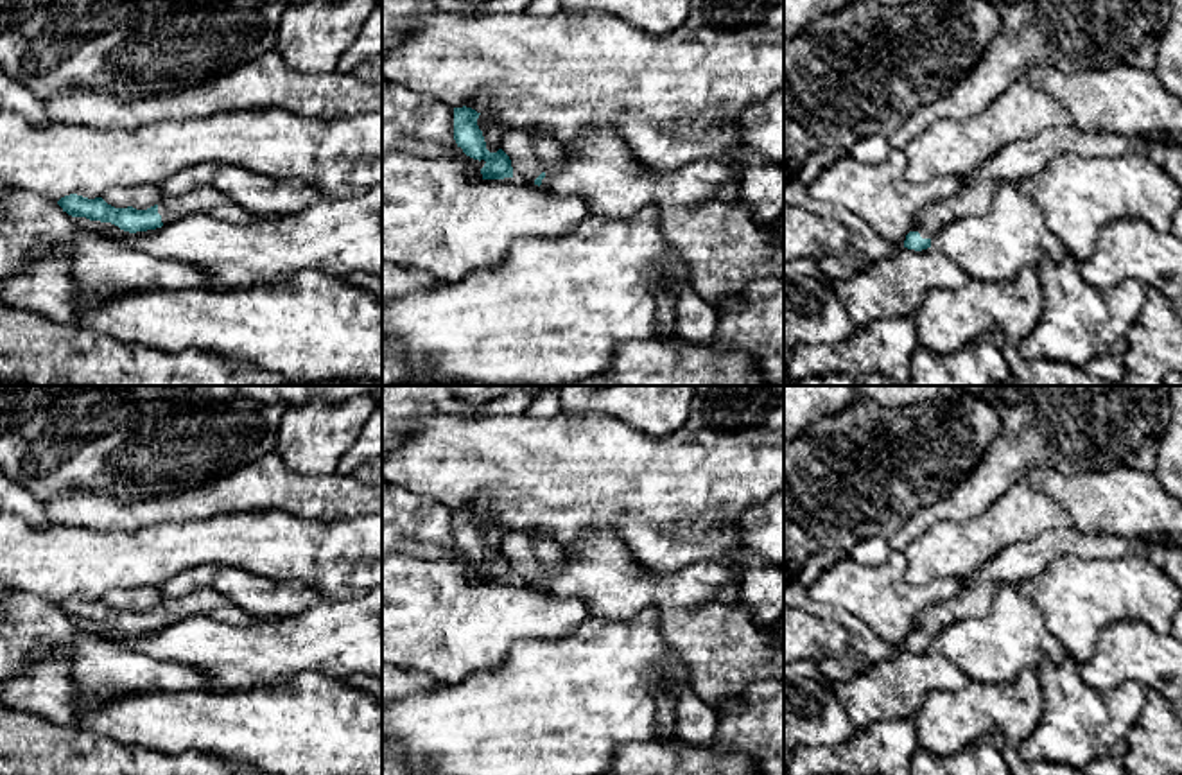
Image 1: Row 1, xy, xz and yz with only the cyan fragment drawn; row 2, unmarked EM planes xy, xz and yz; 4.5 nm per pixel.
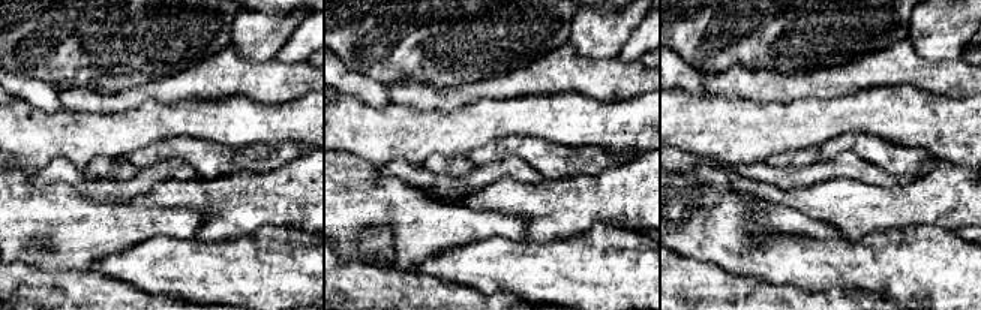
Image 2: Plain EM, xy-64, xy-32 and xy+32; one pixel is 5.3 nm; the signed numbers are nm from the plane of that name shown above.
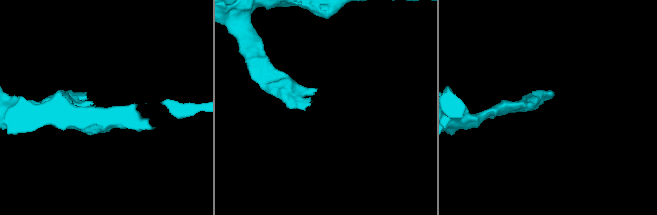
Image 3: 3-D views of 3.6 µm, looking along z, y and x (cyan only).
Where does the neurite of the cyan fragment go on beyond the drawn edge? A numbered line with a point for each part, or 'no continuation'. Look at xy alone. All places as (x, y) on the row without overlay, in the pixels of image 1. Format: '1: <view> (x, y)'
1: xy (207, 601)

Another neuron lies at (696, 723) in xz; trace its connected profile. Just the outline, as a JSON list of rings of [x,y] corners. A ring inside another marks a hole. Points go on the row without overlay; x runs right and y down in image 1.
[[[683,687],[676,698],[674,736],[682,743],[707,745],[717,732],[719,714],[707,705],[692,687]]]

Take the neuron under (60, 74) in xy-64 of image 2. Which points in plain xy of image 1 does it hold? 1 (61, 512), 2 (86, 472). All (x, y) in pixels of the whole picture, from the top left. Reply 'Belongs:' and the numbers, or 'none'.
Belongs: 2

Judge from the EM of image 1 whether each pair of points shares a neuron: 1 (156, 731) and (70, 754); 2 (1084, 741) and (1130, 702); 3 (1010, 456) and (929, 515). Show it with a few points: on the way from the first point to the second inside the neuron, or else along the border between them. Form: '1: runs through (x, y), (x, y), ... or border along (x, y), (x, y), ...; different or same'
1: border along (78, 729), (158, 752); different
2: runs through (1095, 731), (1120, 707); same
3: runs through (990, 476), (960, 506), (949, 510); same

